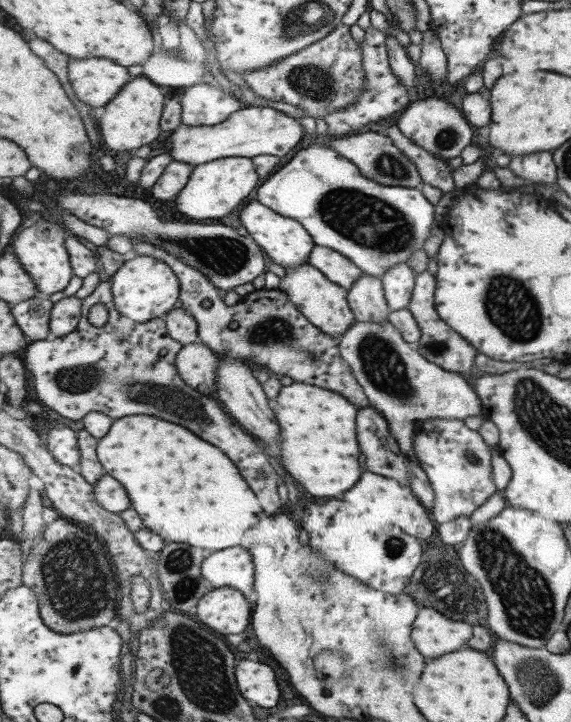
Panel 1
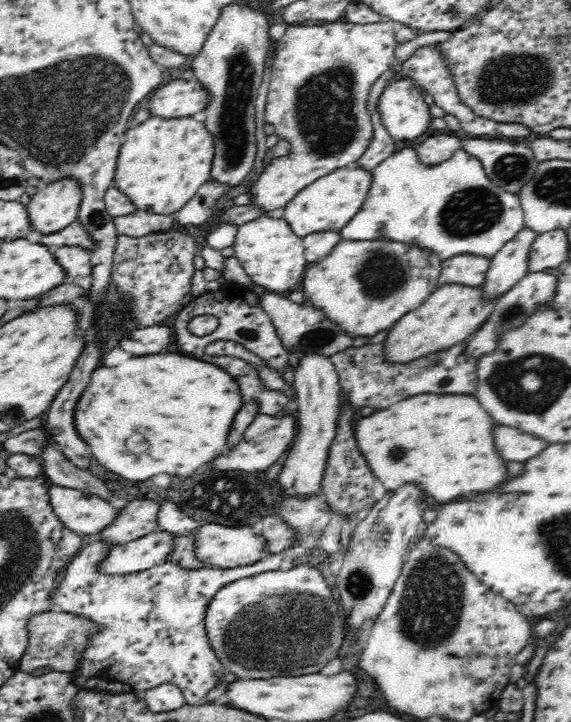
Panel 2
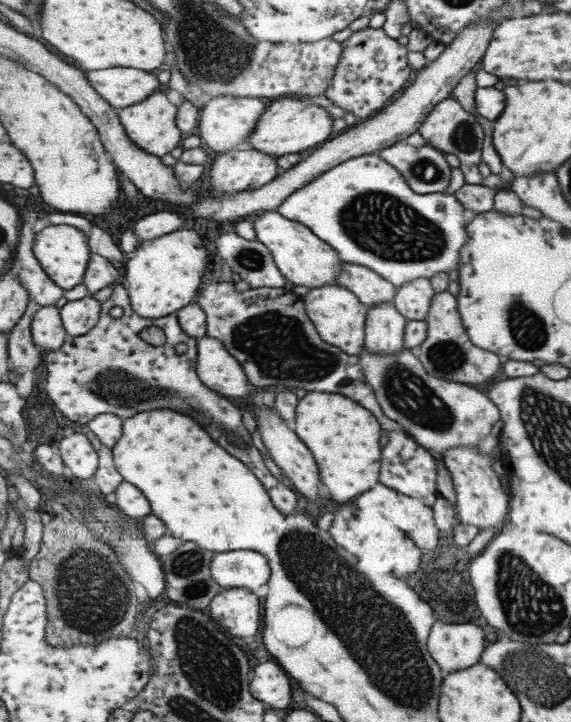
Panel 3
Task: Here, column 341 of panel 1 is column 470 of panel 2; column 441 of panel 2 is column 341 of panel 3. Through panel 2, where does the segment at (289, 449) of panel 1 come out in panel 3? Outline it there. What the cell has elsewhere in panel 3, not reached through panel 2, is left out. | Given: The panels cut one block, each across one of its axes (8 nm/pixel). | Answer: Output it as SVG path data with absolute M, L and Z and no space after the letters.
M308 392L297 406L297 432L319 460L325 484L322 489L339 502L357 498L380 483L384 428L371 409L367 410L357 402L337 393Z

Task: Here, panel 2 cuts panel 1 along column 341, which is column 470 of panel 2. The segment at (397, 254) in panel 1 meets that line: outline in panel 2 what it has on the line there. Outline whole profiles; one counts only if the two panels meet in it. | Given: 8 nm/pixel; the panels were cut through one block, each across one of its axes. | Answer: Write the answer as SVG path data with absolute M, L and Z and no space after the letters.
M404 148L386 158L371 172L374 172L374 183L361 211L346 228L339 231L346 240L395 240L439 252L442 260L464 253L493 257L525 228L519 196L496 186L488 178L482 161L463 149L456 150L452 158L443 164L426 166L420 163L415 150Z

